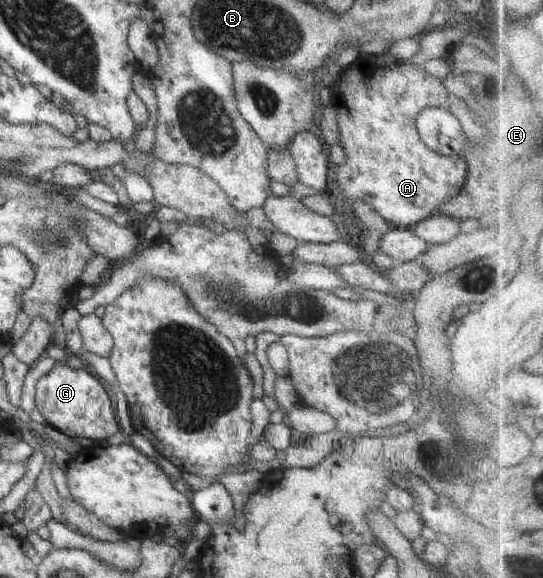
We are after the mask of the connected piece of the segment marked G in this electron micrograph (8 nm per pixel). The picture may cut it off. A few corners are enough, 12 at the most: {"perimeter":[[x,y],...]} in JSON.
{"perimeter":[[54,366],[36,405],[68,437],[122,431],[108,391],[83,369]]}

